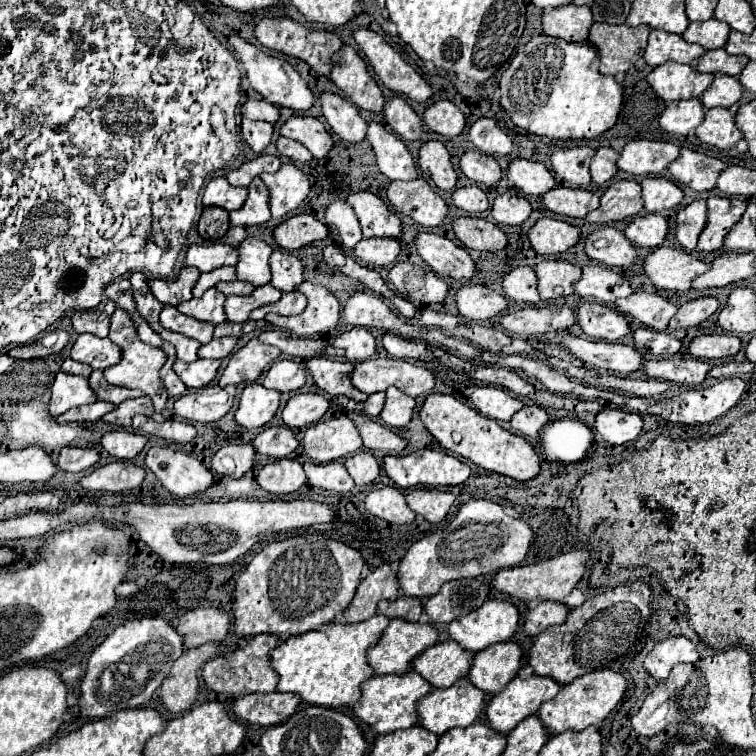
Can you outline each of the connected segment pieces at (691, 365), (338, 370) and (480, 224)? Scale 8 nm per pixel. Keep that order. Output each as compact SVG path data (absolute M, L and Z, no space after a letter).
M667 358L667 360L647 360L643 364L643 374L649 378L669 380L675 384L687 384L687 386L699 386L707 372L711 370L709 360L699 358Z
M311 358L307 360L307 370L311 372L315 384L331 394L331 396L347 396L351 400L363 402L367 400L367 394L359 392L357 388L353 388L351 384L351 372L353 372L353 364L351 362L335 362L329 358Z
M461 216L453 220L453 232L463 246L473 250L501 250L507 246L507 236L497 228L497 224L485 218Z

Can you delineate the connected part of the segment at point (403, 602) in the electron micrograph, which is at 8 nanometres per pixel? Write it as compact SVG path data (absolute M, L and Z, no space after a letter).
M401 596L401 598L393 600L393 602L383 600L379 604L379 612L389 616L389 618L405 618L405 620L417 622L423 616L423 600L407 598L407 596Z

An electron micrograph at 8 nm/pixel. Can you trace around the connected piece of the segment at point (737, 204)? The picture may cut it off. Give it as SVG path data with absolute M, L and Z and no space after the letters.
M707 198L707 224L699 236L697 248L699 252L713 252L723 246L723 236L729 228L741 218L745 212L745 200L739 198Z

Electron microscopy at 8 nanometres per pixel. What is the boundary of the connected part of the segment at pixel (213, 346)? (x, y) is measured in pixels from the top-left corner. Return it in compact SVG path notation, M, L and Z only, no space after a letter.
M213 338L209 344L203 344L199 348L200 359L223 359L227 354L231 354L231 350L235 348L237 344L237 338Z

